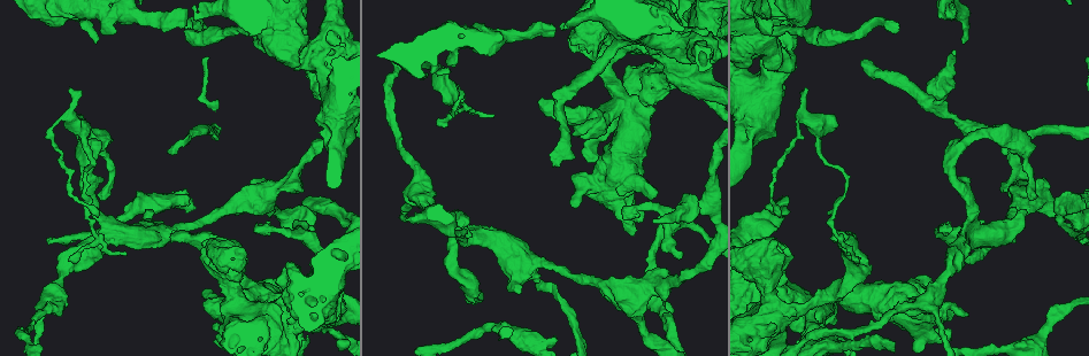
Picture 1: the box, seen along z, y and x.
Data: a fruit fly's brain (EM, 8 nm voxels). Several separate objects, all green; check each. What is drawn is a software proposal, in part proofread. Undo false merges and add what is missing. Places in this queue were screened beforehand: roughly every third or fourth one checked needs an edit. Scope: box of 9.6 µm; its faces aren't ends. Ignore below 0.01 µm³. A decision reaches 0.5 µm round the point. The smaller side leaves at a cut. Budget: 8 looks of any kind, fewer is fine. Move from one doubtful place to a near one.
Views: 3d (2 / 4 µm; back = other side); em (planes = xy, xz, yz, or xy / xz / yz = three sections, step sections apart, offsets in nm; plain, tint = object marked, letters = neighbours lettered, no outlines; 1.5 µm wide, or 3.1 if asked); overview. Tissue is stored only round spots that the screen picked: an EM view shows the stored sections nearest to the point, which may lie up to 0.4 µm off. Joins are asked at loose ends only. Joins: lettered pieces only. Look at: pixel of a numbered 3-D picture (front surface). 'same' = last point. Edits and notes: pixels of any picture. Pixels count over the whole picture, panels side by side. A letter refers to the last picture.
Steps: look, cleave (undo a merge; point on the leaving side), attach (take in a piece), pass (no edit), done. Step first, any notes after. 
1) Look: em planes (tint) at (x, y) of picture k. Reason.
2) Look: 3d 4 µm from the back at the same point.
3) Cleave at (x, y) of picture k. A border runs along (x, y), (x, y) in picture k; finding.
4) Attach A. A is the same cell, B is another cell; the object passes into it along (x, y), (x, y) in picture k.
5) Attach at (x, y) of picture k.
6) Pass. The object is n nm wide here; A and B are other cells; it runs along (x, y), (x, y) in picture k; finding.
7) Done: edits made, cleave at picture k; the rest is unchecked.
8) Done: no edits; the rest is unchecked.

Look: 3d 4 µm at (437, 71) of picture 1. Free end.

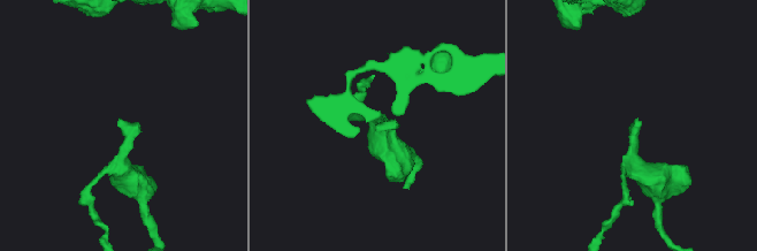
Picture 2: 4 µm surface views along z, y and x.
Look: em xy step 4 (tint) at (638, 121) of picture 2.

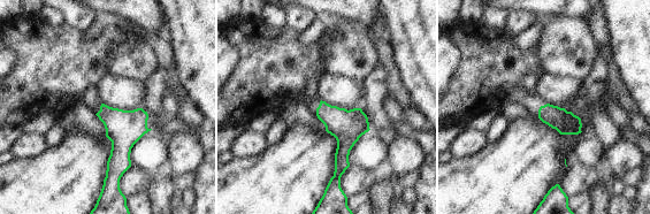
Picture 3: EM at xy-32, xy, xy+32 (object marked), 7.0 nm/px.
Look: em planes (letters) at the same point. Cut it another way.

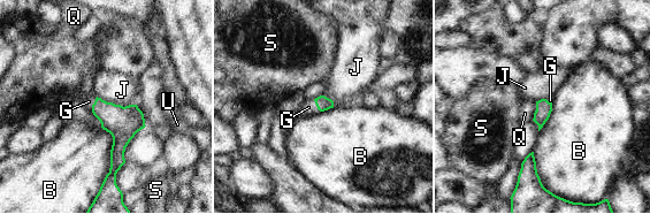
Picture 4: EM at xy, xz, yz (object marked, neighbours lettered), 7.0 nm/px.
Attach G. G is the same cell, B, J, Q, S and U are other cells; the cell continues.

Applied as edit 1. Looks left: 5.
Look: overview.

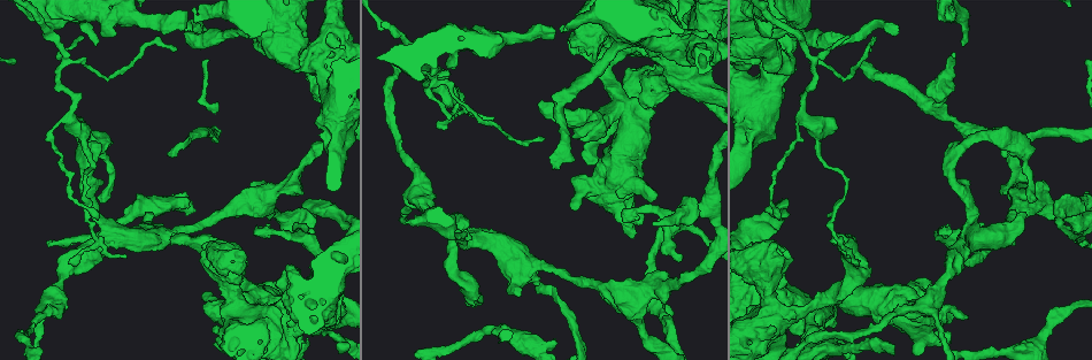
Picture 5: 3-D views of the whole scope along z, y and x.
Look: em xy step 4 (tint) at (461, 233) of picture 5. Free end.

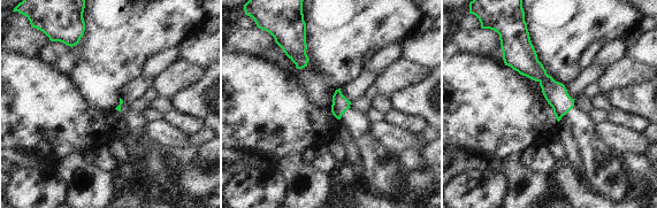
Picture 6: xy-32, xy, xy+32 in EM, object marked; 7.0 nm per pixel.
Look: em planes (letters) at the same point.

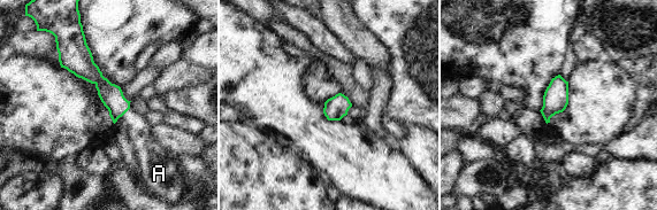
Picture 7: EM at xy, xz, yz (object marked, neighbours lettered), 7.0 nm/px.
Attach A. The longest contact is with A, 160 nm; A is the same cell; the object passes into it along (112, 96), (121, 116), (137, 129) in picture 7; it goes on there.

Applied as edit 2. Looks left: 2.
Done: edits made, attach at picture 4, attach at picture 7; the rest is unchecked.

